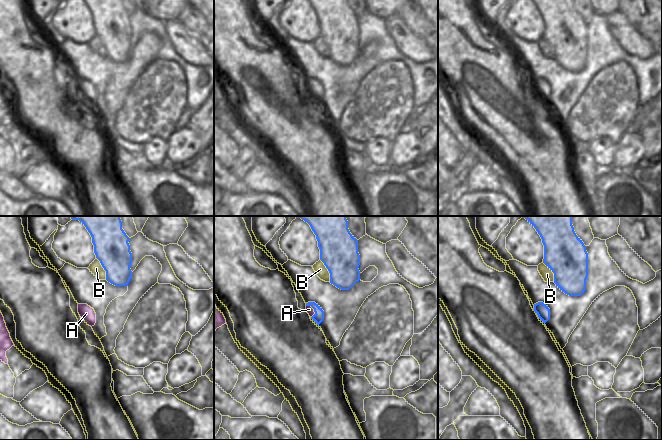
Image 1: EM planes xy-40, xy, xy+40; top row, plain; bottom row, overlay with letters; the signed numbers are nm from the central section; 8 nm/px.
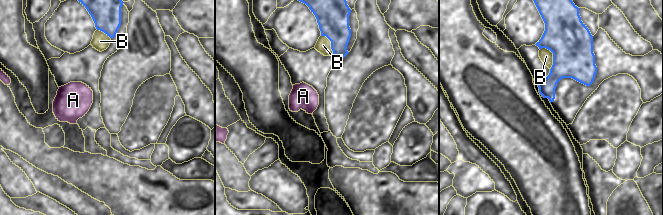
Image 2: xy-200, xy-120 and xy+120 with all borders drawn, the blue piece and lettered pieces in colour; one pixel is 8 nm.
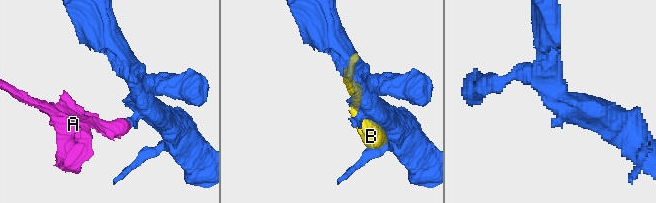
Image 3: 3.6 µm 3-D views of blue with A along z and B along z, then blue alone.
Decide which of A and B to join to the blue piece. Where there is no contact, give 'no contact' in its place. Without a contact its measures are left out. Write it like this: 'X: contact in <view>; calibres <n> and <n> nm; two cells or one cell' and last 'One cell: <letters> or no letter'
A: contact in xy; calibres 90 and 60 nm; two cells
B: contact in xy+40; calibres 340 and 90 nm; two cells
One cell: no letter

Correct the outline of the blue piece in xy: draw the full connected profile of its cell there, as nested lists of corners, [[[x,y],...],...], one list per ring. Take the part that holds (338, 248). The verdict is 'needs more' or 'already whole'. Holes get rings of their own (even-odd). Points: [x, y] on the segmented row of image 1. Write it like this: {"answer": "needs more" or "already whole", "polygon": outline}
{"answer": "already whole", "polygon": [[[296,216],[307,222],[318,241],[320,260],[330,273],[330,283],[341,290],[349,290],[360,280],[358,240],[350,233],[346,216]]]}

